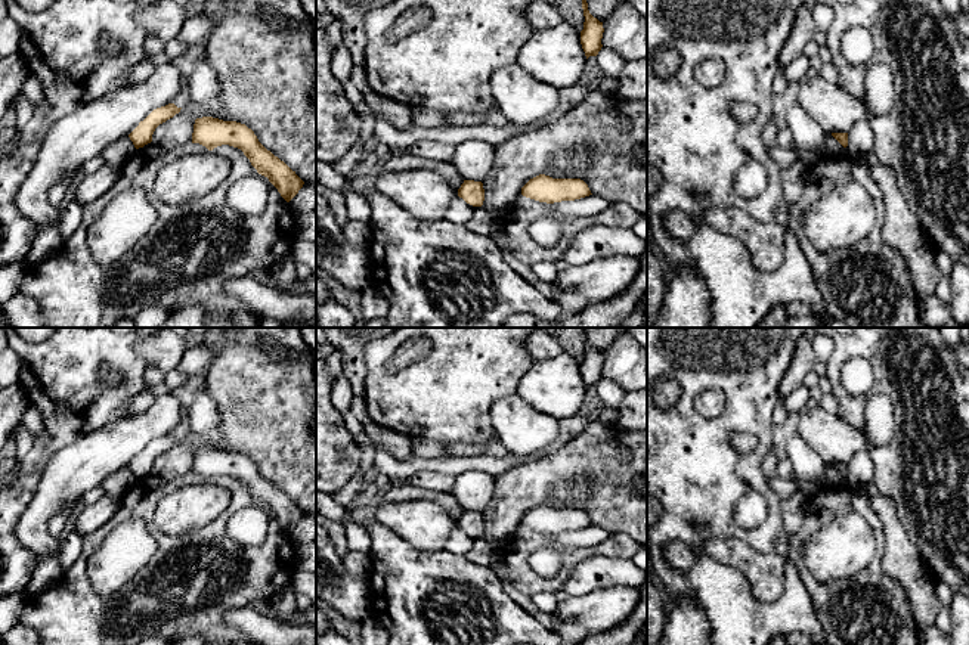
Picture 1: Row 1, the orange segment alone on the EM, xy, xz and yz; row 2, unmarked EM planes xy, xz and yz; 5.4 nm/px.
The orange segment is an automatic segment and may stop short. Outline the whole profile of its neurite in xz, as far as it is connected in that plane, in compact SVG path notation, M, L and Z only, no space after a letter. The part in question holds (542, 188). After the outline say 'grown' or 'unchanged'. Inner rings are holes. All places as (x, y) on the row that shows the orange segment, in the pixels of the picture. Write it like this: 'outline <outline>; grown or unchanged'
outline M539 174L521 187L521 195L539 202L554 204L581 199L592 193L588 184L581 179L552 179Z; unchanged

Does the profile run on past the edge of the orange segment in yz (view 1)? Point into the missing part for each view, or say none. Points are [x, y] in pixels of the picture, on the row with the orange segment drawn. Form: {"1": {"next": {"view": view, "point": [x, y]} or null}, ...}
{"1": {"next": null}}

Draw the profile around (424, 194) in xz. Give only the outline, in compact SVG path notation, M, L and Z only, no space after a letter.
M431 170L406 173L377 173L375 190L388 196L415 218L436 221L445 218L445 211L455 196L455 189L445 177Z

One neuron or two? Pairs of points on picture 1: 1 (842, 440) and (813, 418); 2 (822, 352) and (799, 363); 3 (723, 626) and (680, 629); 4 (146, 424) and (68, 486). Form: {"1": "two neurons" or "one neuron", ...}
{"1": "one neuron", "2": "two neurons", "3": "two neurons", "4": "one neuron"}

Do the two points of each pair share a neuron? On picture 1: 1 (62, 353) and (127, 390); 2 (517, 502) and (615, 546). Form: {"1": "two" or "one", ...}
{"1": "one", "2": "two"}

